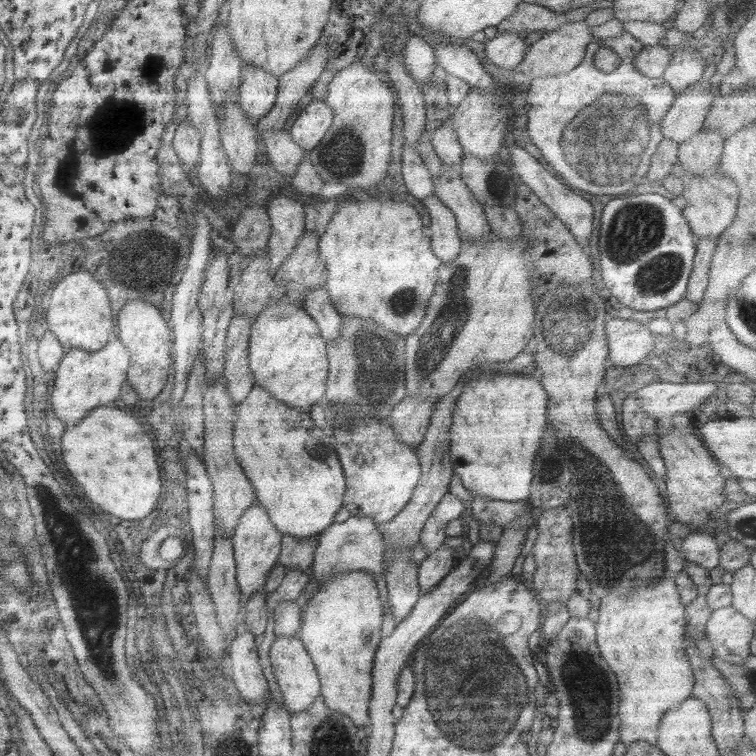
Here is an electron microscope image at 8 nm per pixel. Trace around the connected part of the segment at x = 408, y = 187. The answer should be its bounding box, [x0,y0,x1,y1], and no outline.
[400,144,434,201]

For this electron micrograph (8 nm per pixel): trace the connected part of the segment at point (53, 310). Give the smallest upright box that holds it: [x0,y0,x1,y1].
[45,270,113,352]

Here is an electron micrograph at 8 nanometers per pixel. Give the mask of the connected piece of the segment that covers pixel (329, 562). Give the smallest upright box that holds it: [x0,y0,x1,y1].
[311,515,387,607]

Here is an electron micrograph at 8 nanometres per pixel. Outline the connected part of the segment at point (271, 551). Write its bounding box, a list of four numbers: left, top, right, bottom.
[231,503,281,602]

